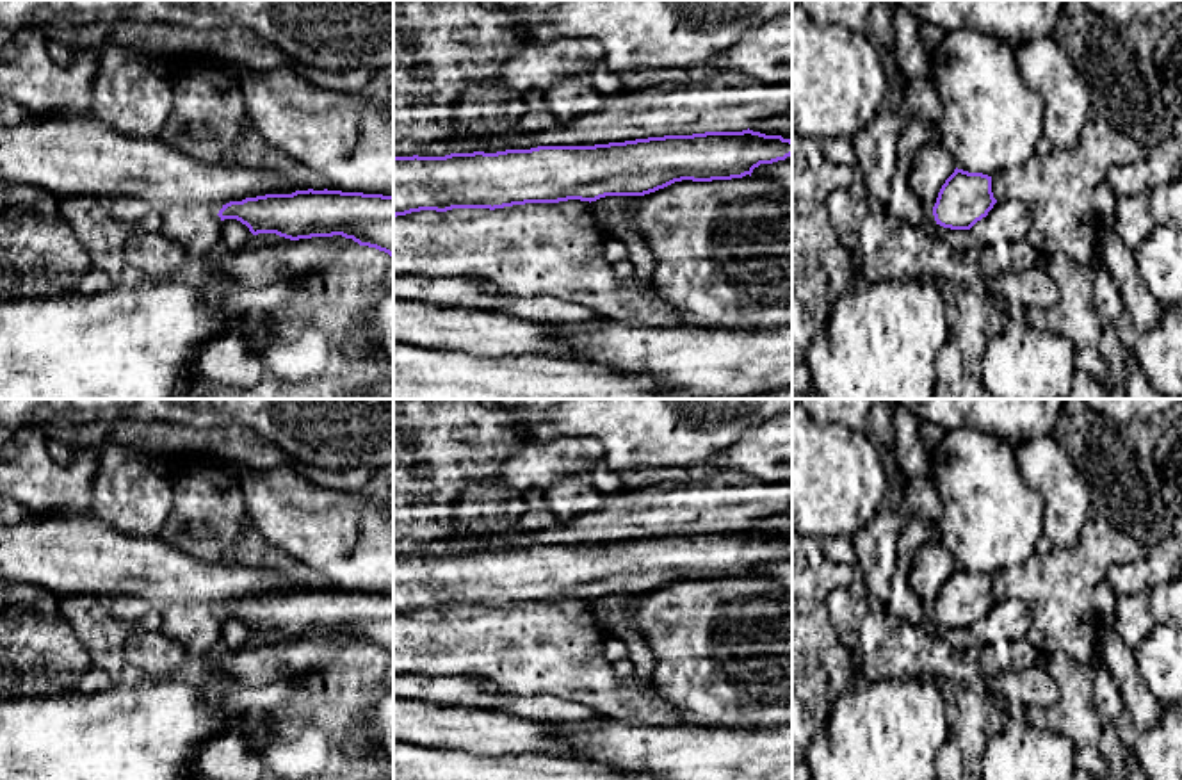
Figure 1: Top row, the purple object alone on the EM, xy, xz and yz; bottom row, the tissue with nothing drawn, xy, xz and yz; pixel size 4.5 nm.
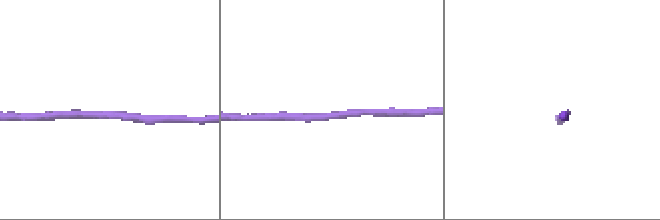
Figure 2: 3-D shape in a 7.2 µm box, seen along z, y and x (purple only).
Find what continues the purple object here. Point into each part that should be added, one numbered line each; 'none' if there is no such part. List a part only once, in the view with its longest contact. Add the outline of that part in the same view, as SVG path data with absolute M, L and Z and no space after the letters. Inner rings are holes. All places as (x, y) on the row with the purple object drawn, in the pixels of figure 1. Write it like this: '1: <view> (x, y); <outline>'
none

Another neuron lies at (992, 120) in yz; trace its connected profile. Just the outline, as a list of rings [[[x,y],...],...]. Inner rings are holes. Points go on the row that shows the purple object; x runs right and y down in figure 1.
[[[954,30],[929,61],[943,109],[940,142],[958,169],[997,176],[1036,153],[1045,103],[1020,77],[1013,46]]]

